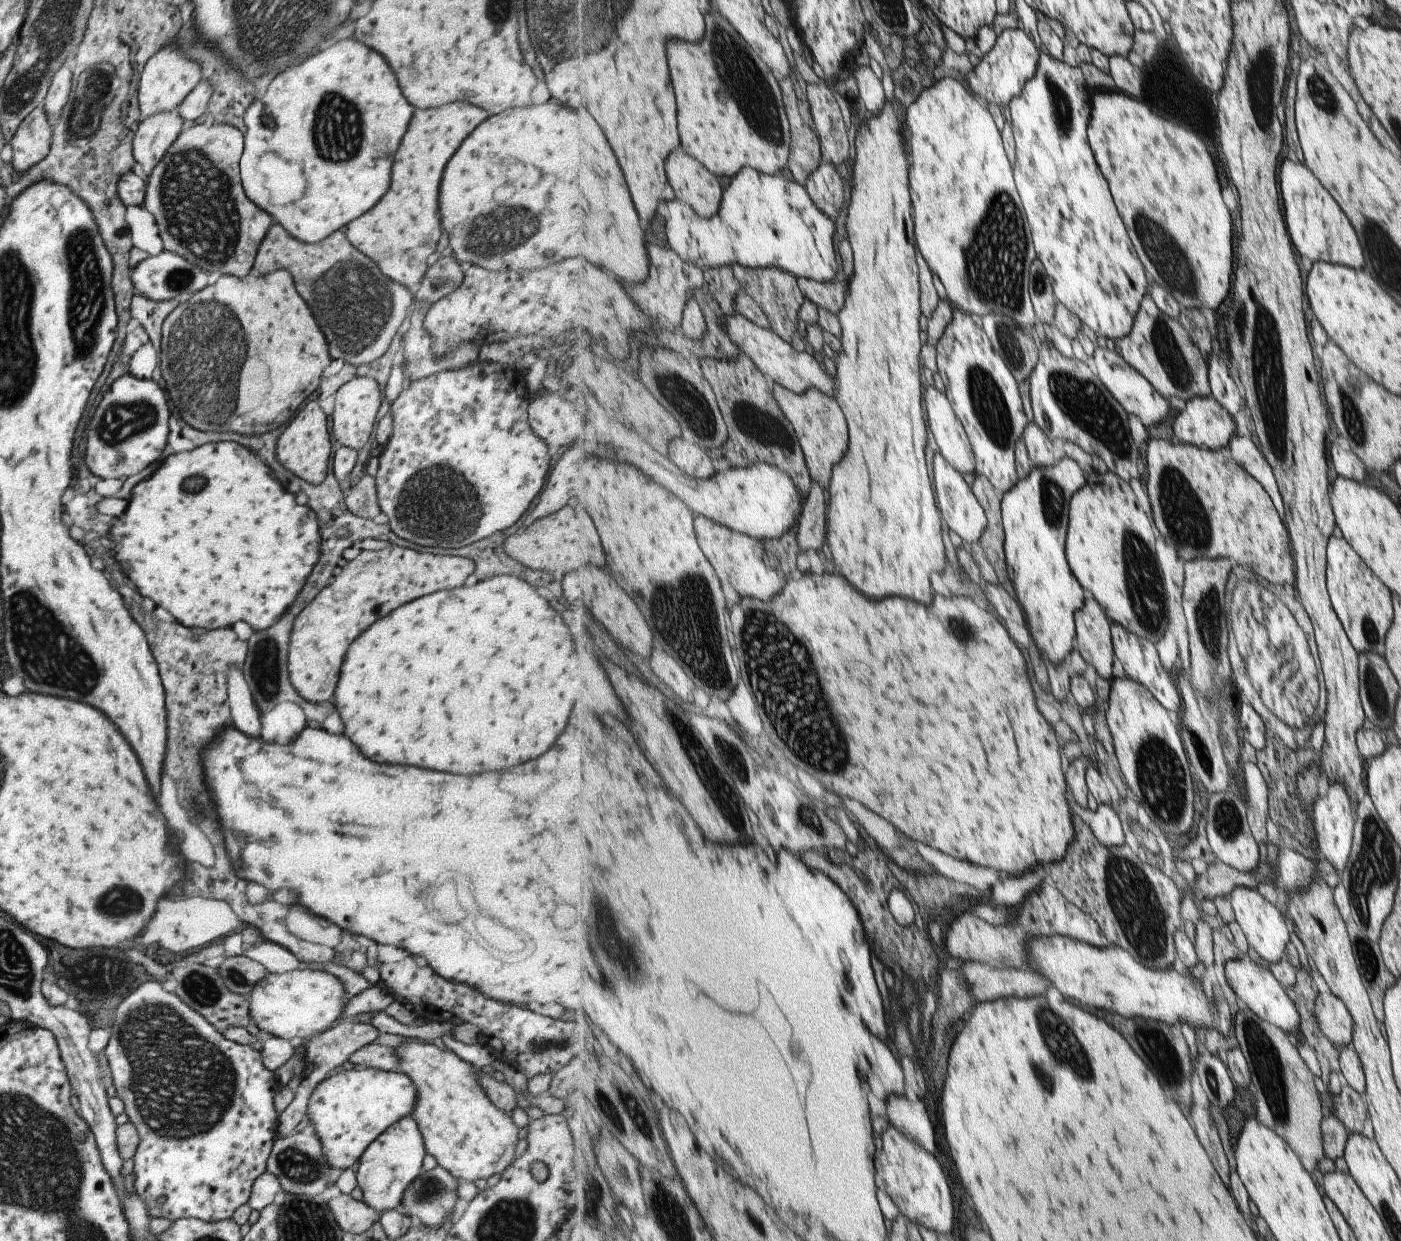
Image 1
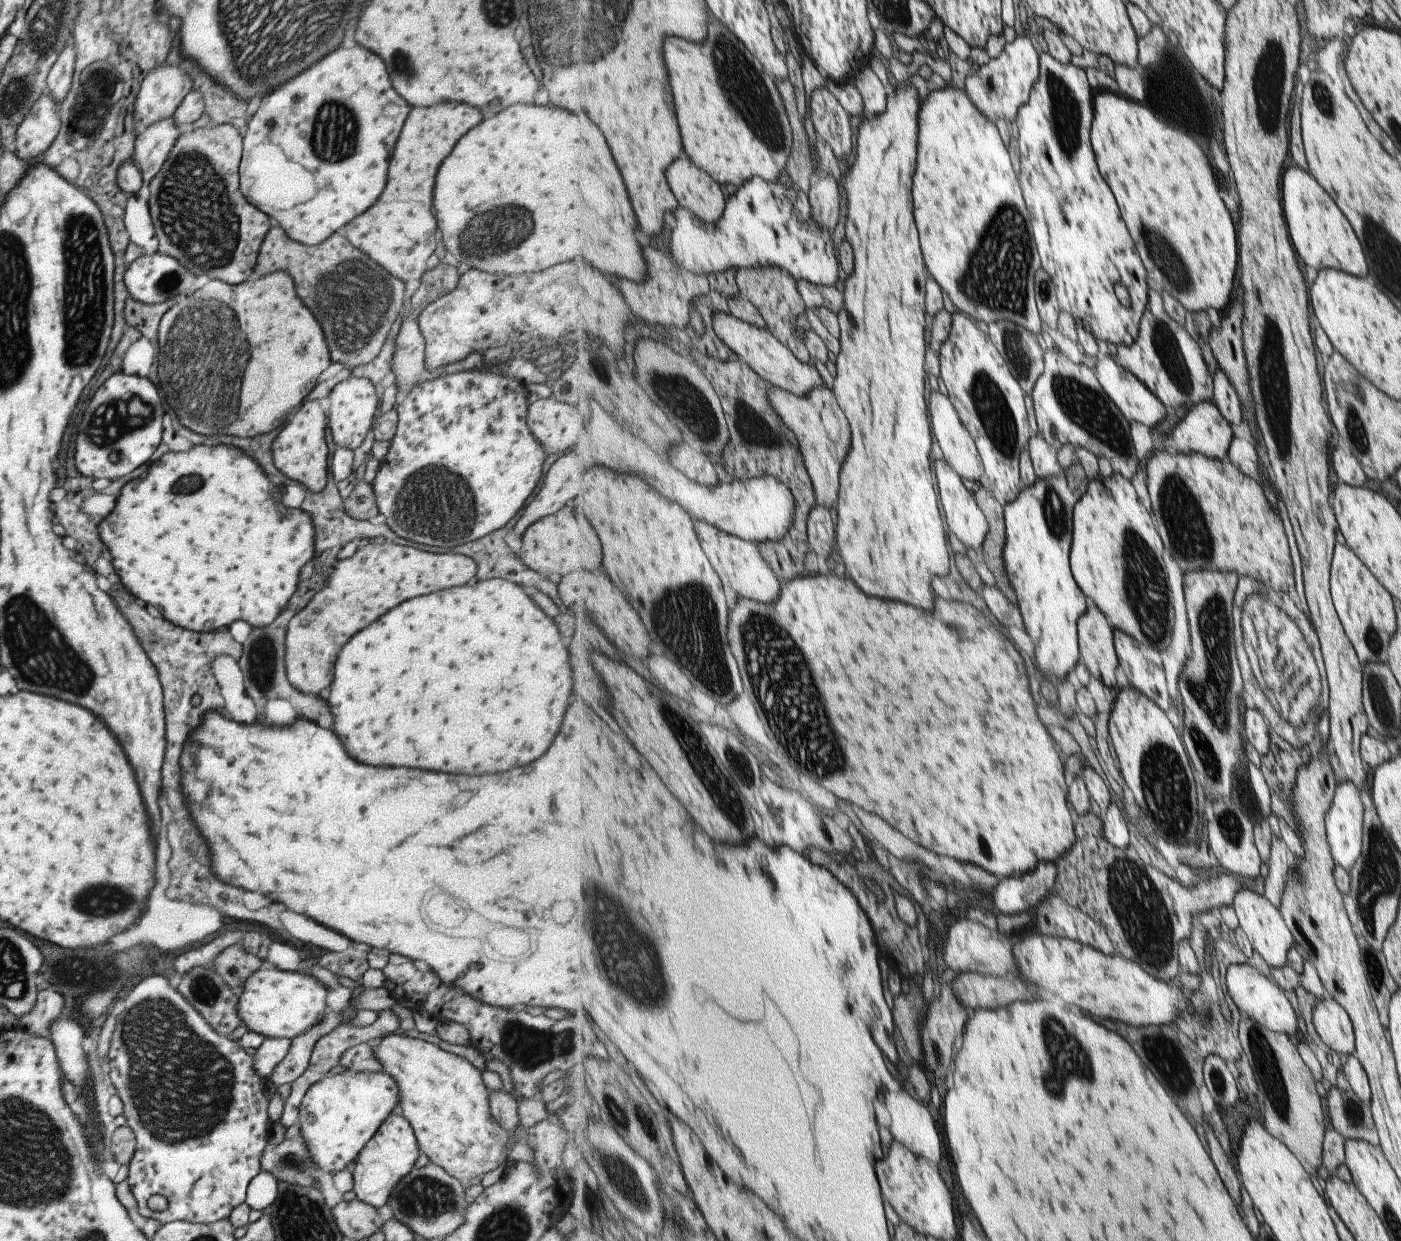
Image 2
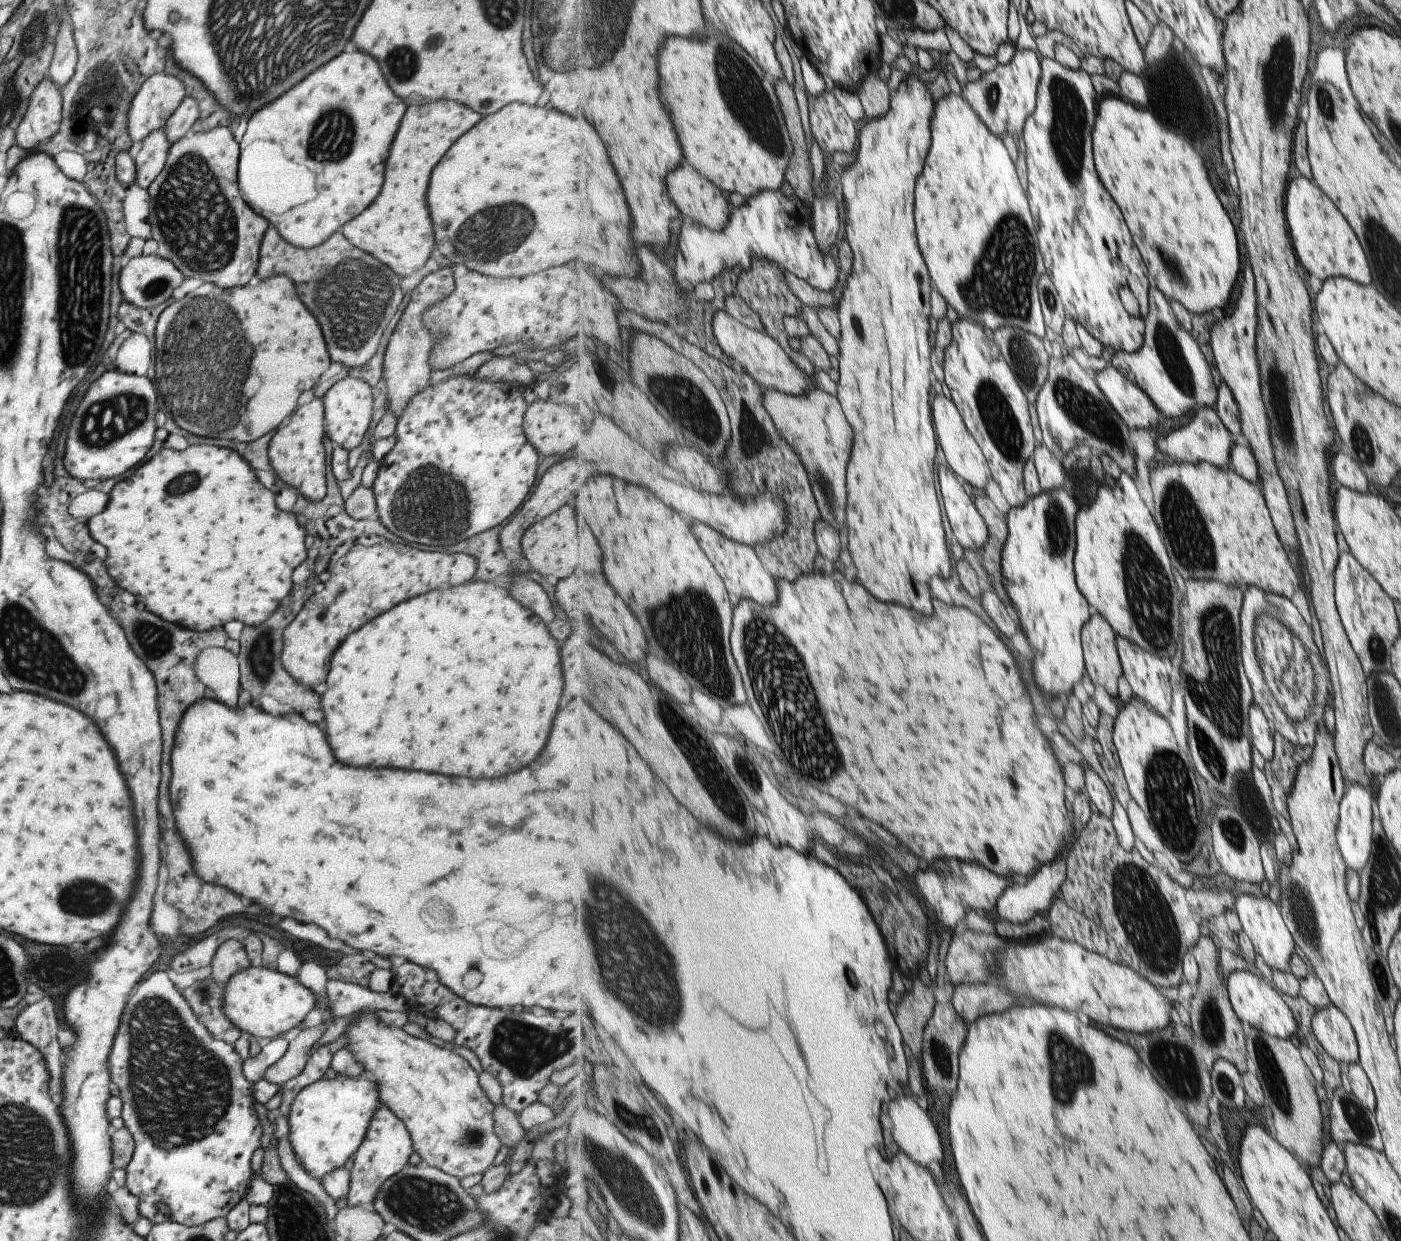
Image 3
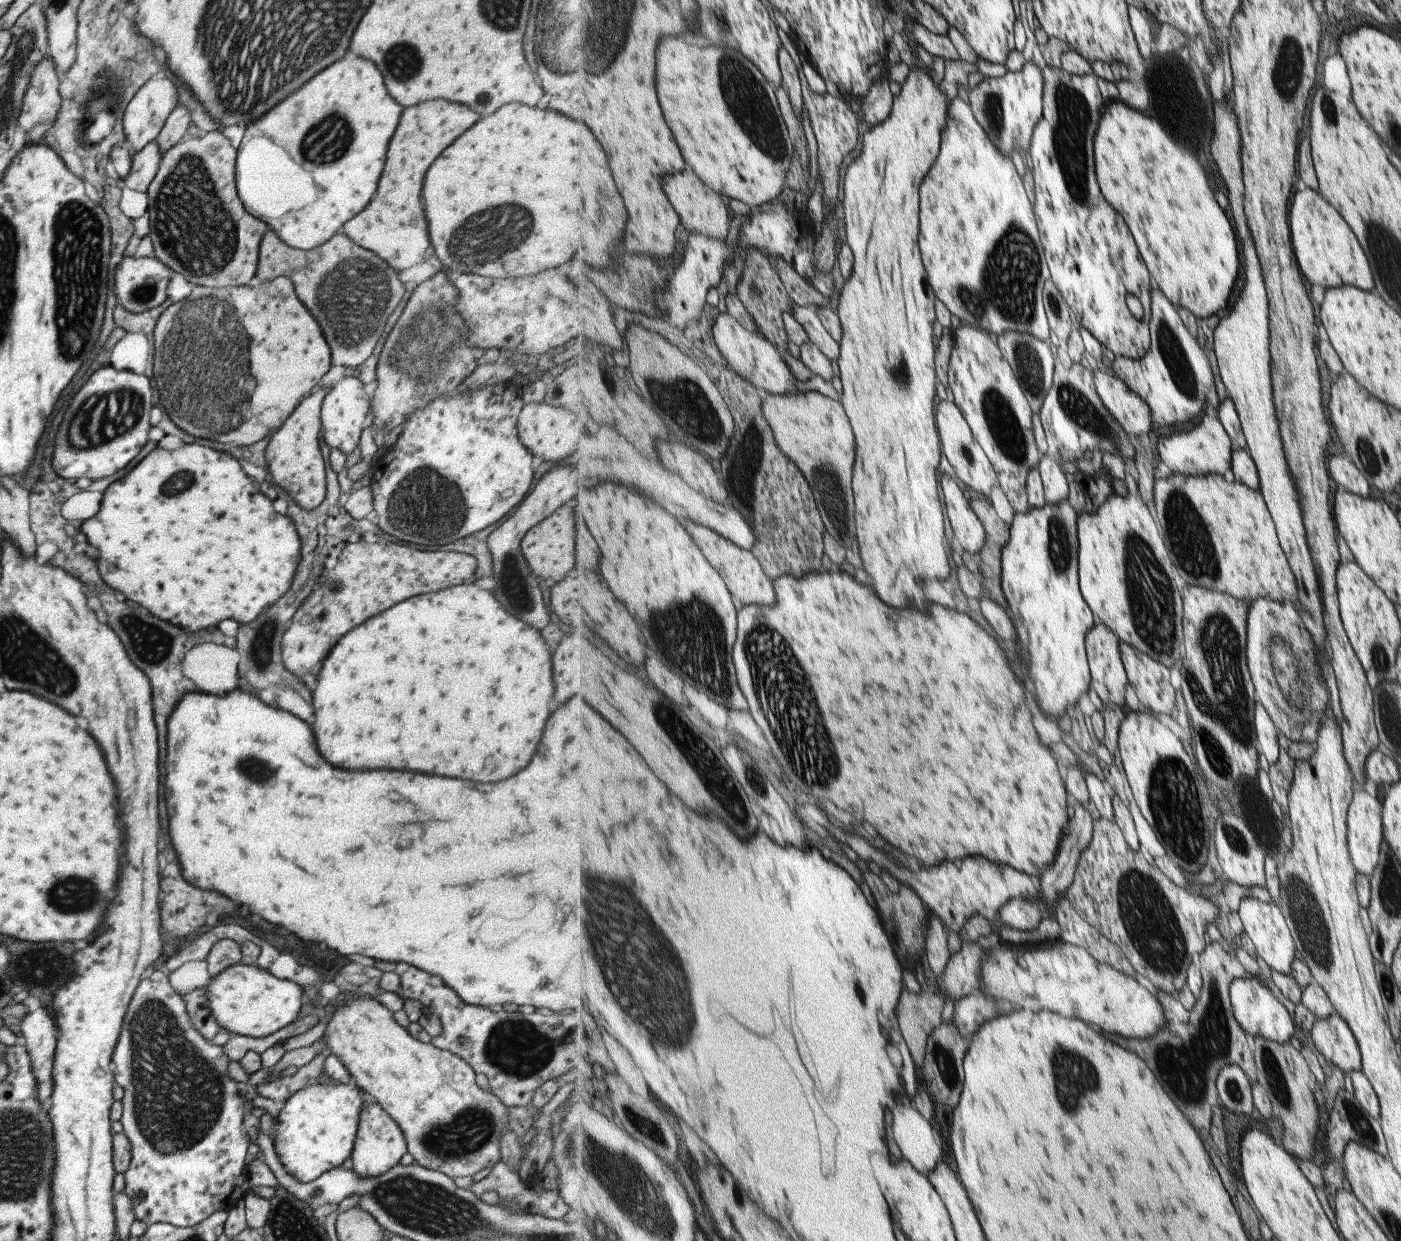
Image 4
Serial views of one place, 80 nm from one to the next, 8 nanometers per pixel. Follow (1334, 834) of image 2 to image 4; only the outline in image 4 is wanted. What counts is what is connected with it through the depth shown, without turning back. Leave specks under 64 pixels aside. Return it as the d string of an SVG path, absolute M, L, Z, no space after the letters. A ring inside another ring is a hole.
M1362 788L1351 794L1346 813L1346 845L1356 872L1373 873L1381 844L1381 804Z

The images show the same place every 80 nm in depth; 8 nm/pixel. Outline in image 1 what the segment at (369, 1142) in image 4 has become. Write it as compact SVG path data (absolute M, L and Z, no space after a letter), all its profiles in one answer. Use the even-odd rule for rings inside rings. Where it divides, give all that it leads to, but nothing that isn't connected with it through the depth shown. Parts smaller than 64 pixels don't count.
M409 1116L396 1120L369 1143L358 1158L359 1165L354 1173L361 1200L375 1212L395 1208L406 1186L421 1172L421 1160L425 1156L422 1136L415 1121Z

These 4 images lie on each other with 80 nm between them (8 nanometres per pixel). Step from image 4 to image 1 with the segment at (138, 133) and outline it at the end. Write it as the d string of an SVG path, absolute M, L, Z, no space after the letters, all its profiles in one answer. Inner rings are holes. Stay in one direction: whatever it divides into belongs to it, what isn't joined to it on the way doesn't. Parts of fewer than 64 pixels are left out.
M165 45L151 55L142 68L137 83L138 111L141 120L155 113L173 111L176 106L191 92L200 81L200 68L187 58L179 56L177 50Z

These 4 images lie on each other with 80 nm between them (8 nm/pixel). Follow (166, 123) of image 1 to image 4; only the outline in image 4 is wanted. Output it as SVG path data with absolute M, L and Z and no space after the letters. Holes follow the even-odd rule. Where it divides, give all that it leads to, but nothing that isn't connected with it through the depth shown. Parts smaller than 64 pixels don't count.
M156 140L146 144L132 156L129 172L121 180L121 188L145 193L151 179L155 176L161 157Z

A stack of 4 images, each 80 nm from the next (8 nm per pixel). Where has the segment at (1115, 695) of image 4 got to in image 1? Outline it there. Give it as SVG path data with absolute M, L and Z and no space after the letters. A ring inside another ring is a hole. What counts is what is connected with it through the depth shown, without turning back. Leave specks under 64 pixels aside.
M1084 591L1085 606L1077 612L1075 646L1086 663L1096 668L1100 676L1113 682L1115 662L1111 620L1091 591Z

